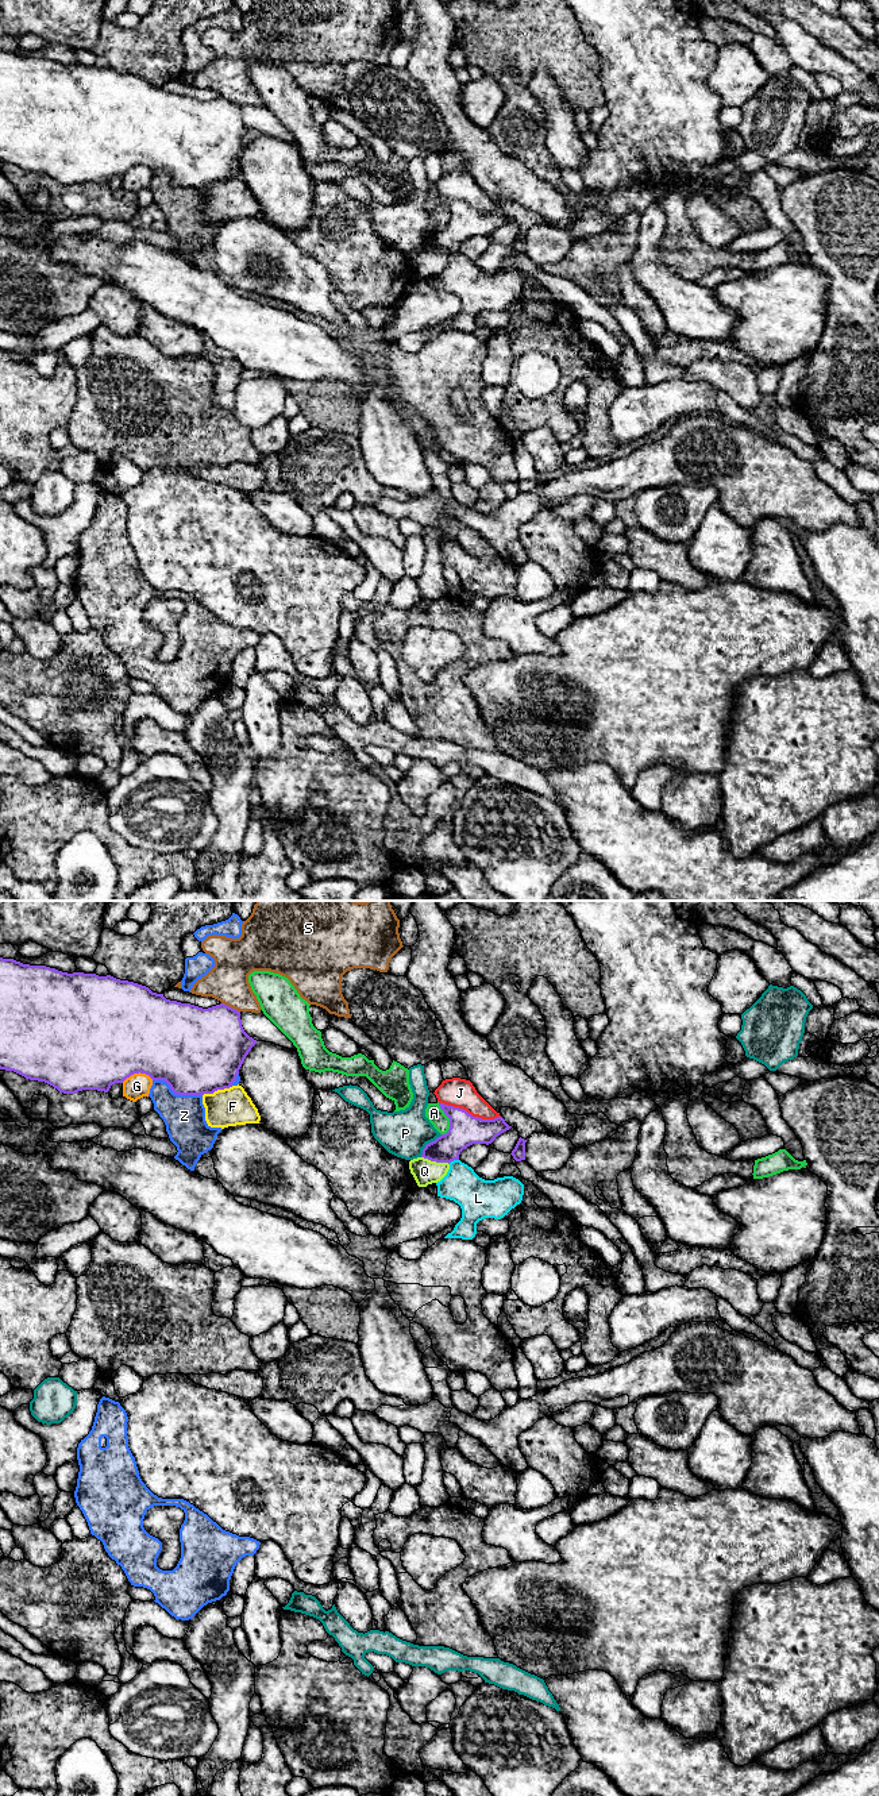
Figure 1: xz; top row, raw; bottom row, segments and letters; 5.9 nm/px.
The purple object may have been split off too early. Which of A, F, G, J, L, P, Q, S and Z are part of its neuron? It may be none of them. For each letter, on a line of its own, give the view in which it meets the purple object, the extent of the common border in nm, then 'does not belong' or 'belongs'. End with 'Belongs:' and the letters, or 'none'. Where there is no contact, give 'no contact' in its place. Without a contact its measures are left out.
A: xz | 200 nm | does not belong
F: xz | 180 nm | does not belong
G: xz | 190 nm | does not belong
J: xz | 380 nm | does not belong
L: xz | 70 nm | does not belong
P: xz | 190 nm | does not belong
Q: xz | 180 nm | does not belong
S: xz | 130 nm | does not belong
Z: xz | 320 nm | does not belong
Belongs: none

